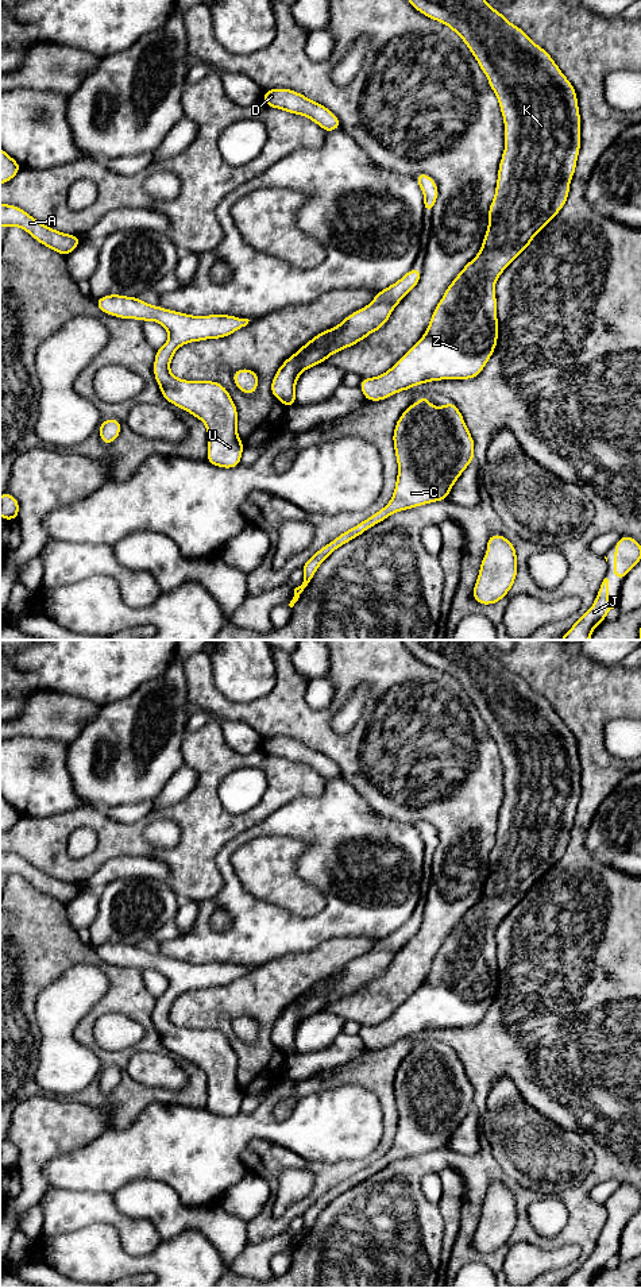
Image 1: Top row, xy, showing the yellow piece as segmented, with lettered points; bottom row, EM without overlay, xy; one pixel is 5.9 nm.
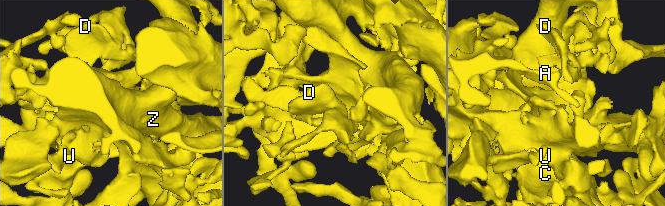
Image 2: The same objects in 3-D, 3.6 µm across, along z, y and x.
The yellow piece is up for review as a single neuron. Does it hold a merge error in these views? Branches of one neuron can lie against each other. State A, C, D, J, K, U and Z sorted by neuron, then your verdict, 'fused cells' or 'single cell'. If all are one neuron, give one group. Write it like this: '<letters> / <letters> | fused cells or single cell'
A C D J K U Z | single cell

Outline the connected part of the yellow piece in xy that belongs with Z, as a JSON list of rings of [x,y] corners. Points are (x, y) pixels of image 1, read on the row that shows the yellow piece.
[[[487,0],[408,1],[426,18],[447,24],[463,39],[475,57],[480,70],[489,80],[490,88],[498,97],[505,123],[505,150],[499,162],[495,196],[489,208],[489,227],[482,248],[447,288],[422,338],[386,373],[360,381],[359,387],[366,401],[383,401],[395,393],[410,390],[413,386],[426,382],[472,379],[482,373],[498,342],[495,282],[505,269],[530,246],[533,238],[565,205],[580,151],[580,112],[576,90],[547,50],[536,45],[526,32],[494,9]]]

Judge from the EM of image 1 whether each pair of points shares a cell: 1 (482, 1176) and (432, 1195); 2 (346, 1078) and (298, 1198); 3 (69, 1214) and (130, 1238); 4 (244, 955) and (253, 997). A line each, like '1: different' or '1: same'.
1: different
2: same
3: same
4: different

